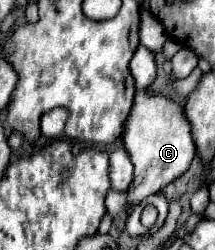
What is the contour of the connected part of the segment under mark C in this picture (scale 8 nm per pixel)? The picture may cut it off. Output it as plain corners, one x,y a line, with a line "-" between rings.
150,91
134,93
134,105
128,119
124,121
122,143
134,165
134,179
126,191
130,205
136,205
146,197
156,195
164,185
180,177
188,169
196,153
190,123
184,117
182,107
172,99

